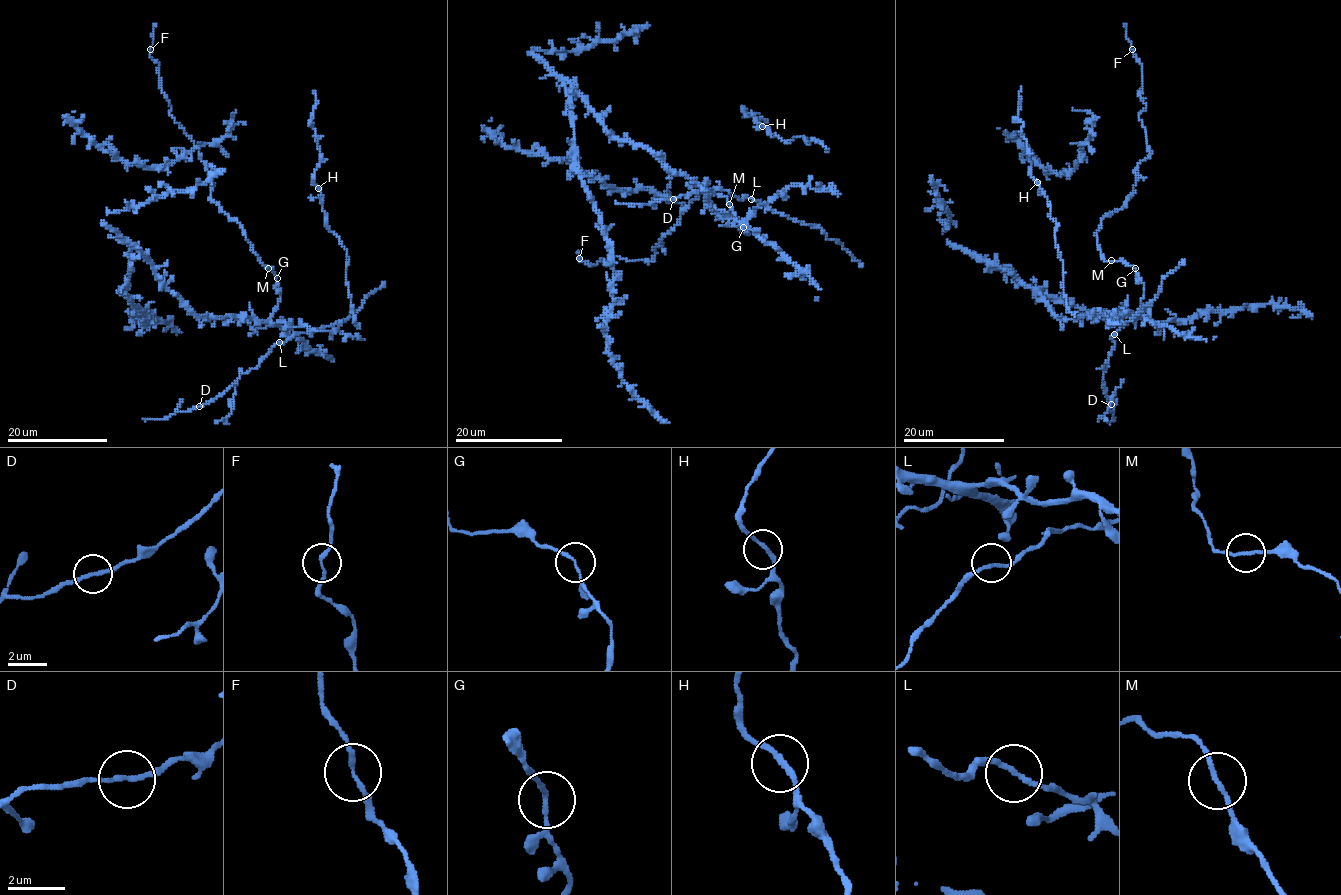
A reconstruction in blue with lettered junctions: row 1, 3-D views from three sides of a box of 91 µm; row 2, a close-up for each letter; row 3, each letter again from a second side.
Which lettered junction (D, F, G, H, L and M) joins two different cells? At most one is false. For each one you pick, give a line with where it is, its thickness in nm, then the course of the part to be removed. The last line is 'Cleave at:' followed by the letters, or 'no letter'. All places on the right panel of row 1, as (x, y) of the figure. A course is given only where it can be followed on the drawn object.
Cleave at: no letter

